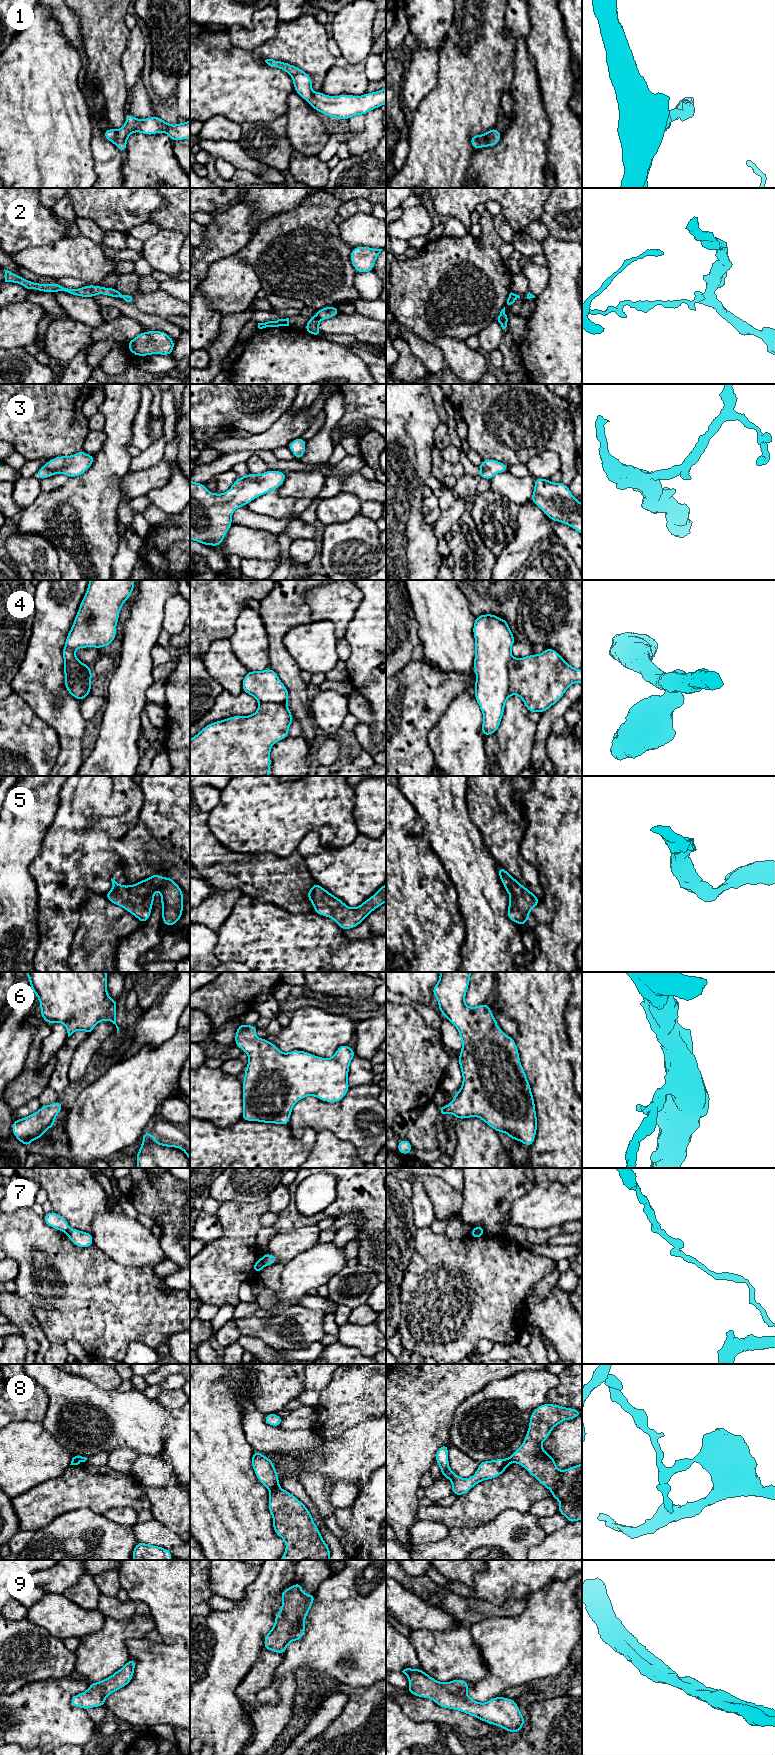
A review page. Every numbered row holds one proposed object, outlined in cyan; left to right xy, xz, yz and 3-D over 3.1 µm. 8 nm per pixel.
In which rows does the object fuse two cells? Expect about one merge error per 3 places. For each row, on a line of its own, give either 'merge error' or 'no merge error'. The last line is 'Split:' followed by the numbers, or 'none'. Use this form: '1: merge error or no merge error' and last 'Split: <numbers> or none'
1: no merge error
2: merge error
3: no merge error
4: merge error
5: no merge error
6: no merge error
7: merge error
8: merge error
9: no merge error
Split: 2, 4, 7, 8

